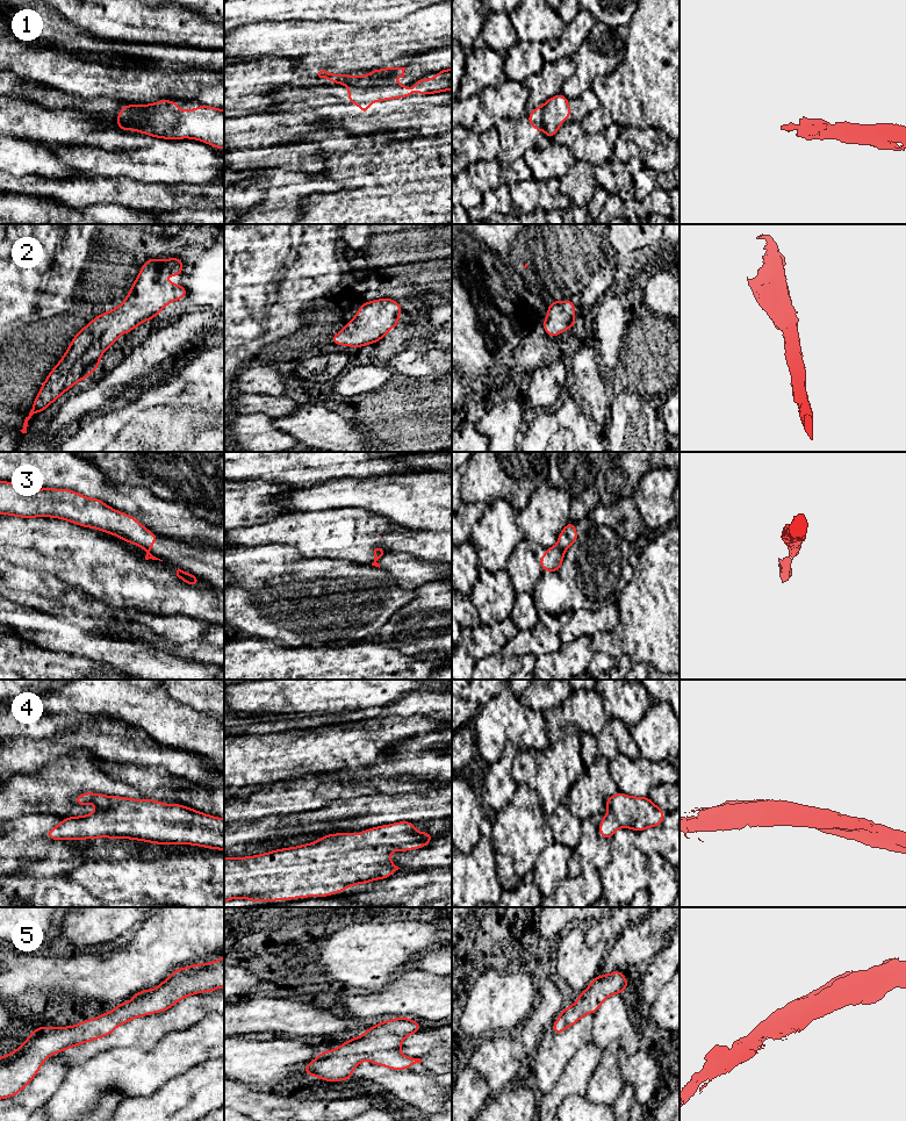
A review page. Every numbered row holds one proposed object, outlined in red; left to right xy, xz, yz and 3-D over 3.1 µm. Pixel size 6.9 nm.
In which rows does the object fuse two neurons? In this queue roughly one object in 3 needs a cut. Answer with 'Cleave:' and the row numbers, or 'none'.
Cleave: 1, 3

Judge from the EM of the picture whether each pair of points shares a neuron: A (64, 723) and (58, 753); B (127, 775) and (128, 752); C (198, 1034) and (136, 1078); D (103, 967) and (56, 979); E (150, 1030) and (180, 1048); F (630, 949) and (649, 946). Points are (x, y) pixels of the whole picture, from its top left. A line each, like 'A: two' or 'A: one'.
A: two
B: two
C: one
D: one
E: two
F: one

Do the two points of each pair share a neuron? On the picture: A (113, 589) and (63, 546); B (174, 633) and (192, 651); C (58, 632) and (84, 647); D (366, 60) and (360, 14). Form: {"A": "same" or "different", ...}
{"A": "same", "B": "different", "C": "same", "D": "different"}

